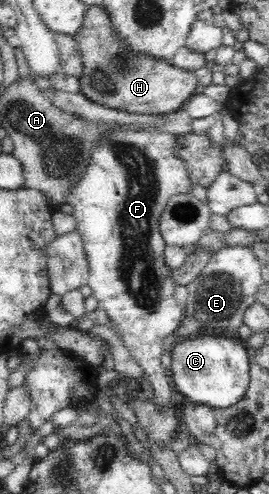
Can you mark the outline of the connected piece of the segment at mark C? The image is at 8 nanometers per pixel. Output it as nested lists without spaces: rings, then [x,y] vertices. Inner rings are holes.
[[[223,335],[193,336],[193,340],[177,340],[171,350],[171,372],[175,390],[184,394],[188,401],[199,403],[213,408],[224,409],[239,402],[247,392],[250,383],[250,356],[251,351],[238,337]]]

